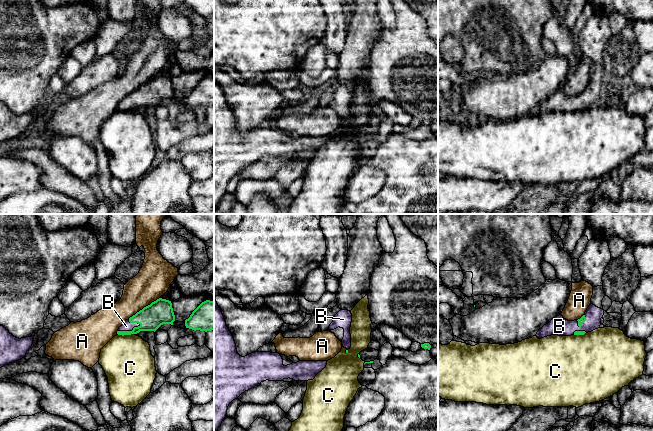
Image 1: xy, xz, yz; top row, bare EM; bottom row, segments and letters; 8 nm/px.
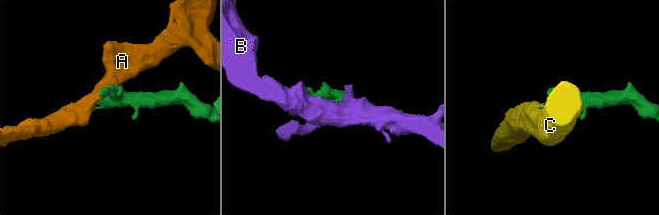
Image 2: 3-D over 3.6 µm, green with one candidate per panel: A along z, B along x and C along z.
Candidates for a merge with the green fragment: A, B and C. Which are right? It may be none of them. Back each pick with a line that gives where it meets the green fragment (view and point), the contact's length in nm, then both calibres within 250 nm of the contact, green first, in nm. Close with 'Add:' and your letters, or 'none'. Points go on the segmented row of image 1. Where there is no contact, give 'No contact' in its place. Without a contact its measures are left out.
B: Touches green at xy (129, 331). Shared border 190 nm. Thickness 200 nm (green) against 80 nm
Add: B

